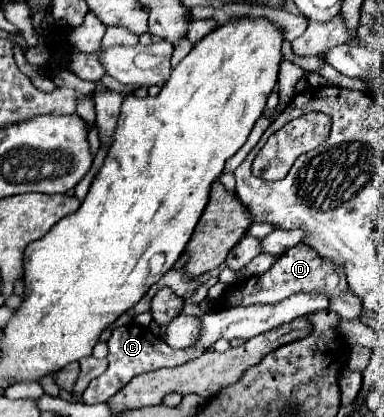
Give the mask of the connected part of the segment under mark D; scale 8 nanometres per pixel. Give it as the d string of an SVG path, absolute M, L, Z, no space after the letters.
M298 243L296 247L280 255L276 263L262 275L254 275L254 277L228 285L224 295L220 297L220 307L228 309L228 307L240 307L240 305L244 307L246 305L276 305L294 293L318 293L330 299L328 309L338 313L342 319L358 319L362 313L362 301L358 299L358 295L350 291L348 283L340 285L338 277L340 273L328 261L322 261L314 249Z

